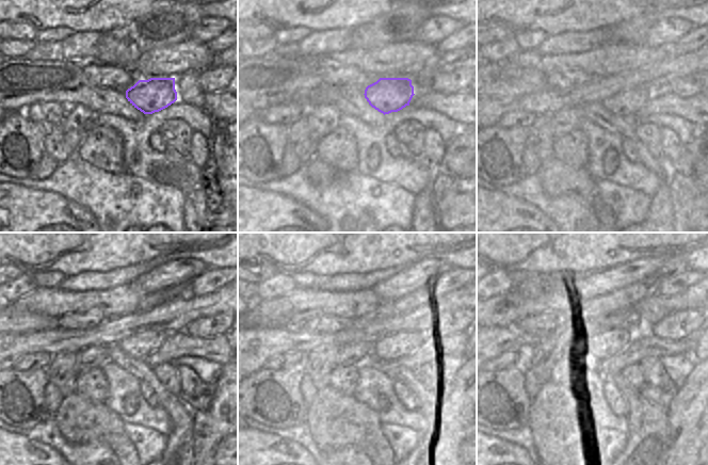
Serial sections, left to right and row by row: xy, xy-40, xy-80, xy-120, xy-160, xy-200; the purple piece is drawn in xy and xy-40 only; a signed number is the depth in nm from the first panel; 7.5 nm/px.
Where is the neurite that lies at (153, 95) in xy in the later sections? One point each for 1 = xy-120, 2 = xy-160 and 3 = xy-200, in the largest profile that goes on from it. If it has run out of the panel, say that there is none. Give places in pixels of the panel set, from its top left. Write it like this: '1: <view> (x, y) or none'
1: xy-120 (143, 343)
2: xy-160 (371, 346)
3: xy-200 (612, 341)

